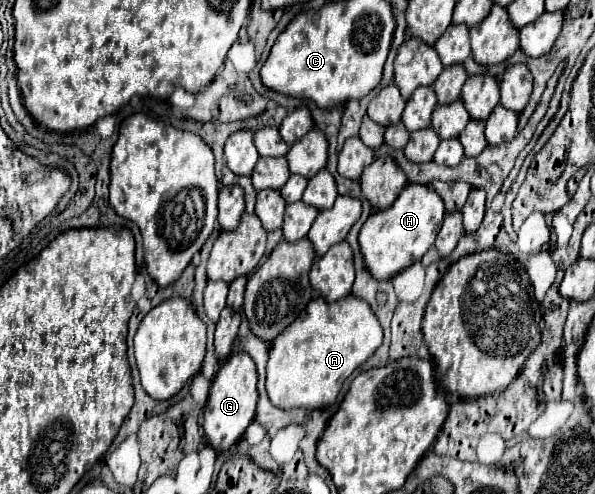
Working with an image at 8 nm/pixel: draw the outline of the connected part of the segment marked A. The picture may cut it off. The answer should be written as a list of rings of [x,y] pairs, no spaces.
[[[354,295],[328,303],[316,297],[306,313],[274,339],[266,367],[266,391],[280,409],[320,409],[336,401],[344,381],[382,345],[382,327],[370,305]]]

